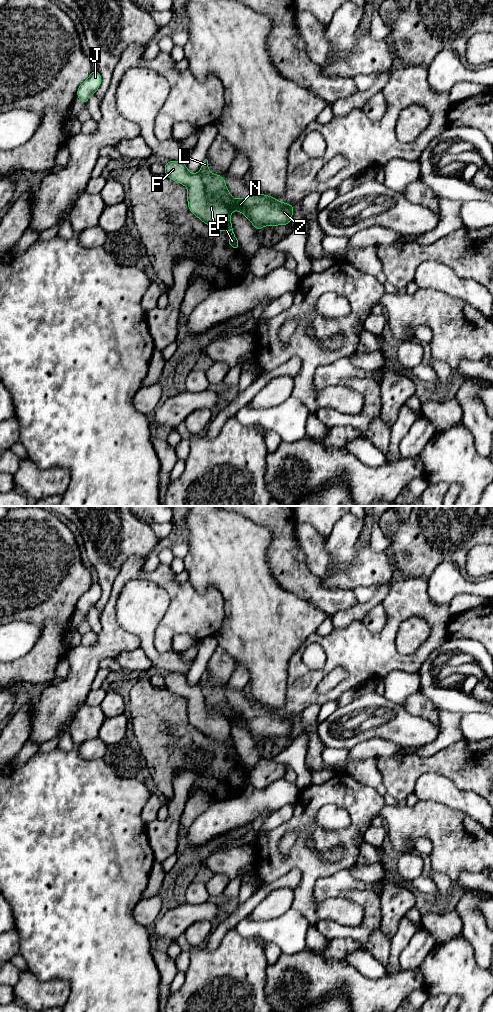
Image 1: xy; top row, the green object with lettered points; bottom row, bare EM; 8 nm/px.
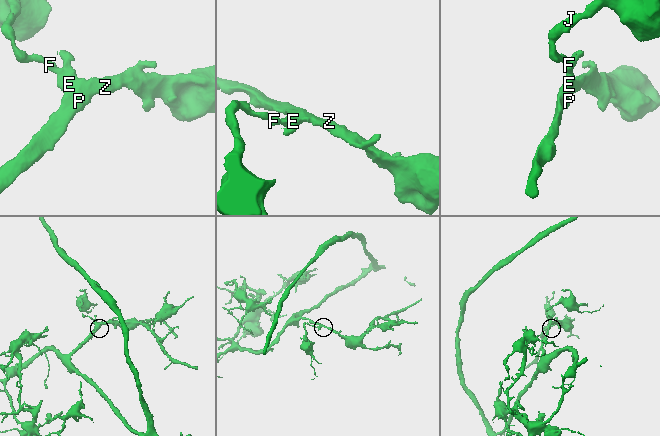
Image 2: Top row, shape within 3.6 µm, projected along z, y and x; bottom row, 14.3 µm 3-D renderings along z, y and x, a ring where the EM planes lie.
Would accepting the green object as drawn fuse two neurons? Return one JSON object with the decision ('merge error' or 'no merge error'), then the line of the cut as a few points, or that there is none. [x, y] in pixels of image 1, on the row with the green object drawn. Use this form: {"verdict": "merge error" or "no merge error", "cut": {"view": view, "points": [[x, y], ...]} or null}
{"verdict": "merge error", "cut": {"view": "xy", "points": [[200, 172], [205, 192], [212, 197], [219, 198], [229, 210]]}}

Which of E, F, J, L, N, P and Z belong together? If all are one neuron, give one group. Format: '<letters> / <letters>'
E F J P / L N Z

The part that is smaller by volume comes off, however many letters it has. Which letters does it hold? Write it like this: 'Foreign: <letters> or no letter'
Foreign: E, F, J, P

